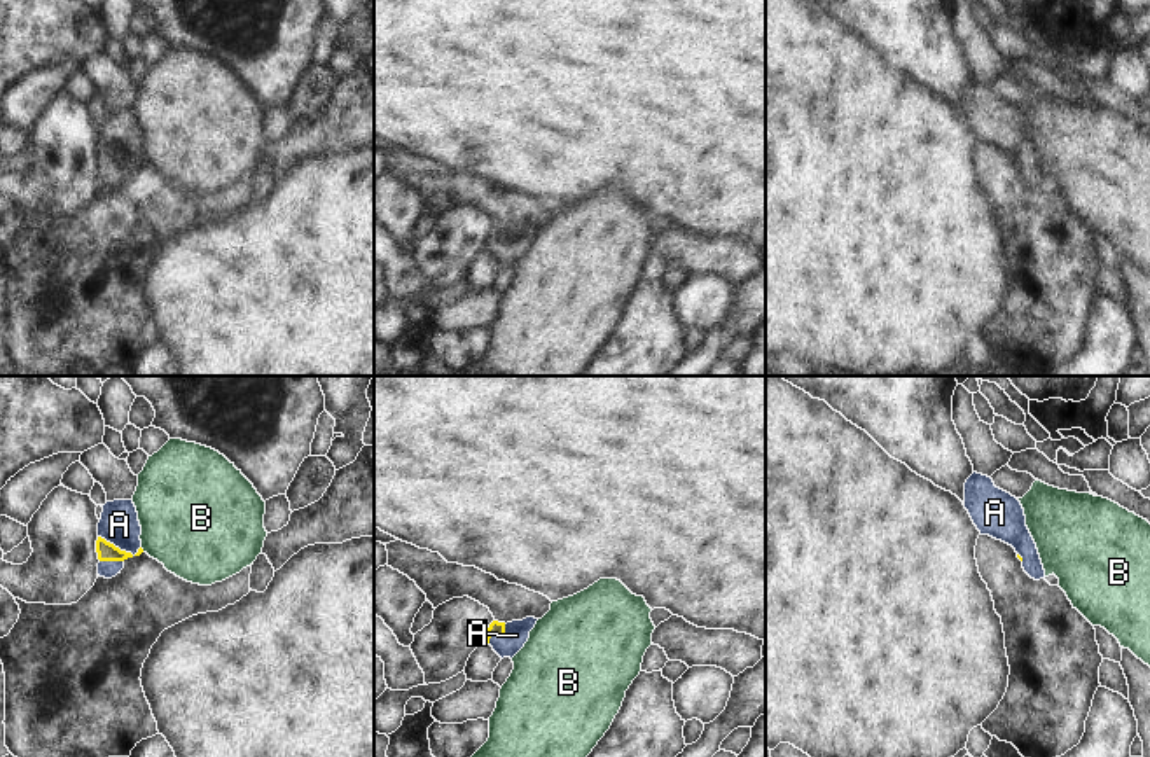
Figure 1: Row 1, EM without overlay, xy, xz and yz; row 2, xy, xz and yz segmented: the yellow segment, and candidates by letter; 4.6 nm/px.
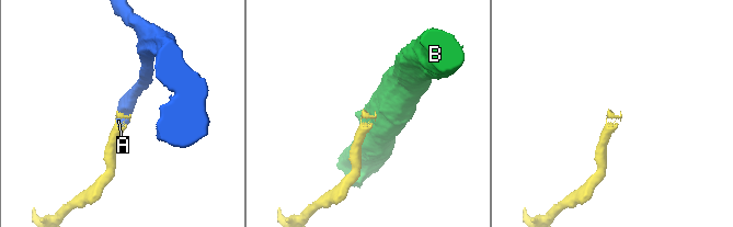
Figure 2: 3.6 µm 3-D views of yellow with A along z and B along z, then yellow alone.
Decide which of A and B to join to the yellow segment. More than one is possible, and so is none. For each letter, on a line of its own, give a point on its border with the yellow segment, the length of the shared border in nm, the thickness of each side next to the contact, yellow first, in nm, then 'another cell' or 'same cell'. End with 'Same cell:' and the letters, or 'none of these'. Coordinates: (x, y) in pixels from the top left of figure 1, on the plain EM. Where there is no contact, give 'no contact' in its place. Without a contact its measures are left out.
A: xy (117, 156) | 200 nm | 90/180 nm | same cell
B: xy (142, 158) | 30 nm | 20/440 nm | another cell
Same cell: A

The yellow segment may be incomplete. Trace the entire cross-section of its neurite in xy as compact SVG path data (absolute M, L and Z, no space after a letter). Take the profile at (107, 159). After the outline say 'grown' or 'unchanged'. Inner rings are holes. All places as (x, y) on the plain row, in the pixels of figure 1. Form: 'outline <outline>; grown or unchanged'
outline M133 108L107 110L98 131L98 184L112 187L124 177L124 170L140 164L142 135Z; grown

